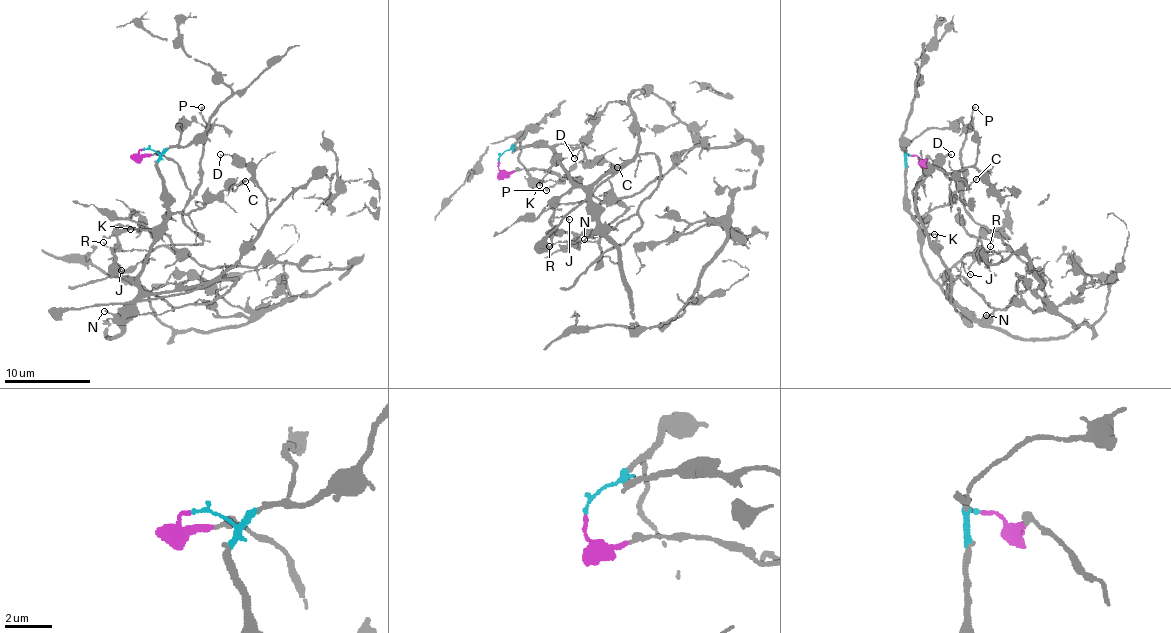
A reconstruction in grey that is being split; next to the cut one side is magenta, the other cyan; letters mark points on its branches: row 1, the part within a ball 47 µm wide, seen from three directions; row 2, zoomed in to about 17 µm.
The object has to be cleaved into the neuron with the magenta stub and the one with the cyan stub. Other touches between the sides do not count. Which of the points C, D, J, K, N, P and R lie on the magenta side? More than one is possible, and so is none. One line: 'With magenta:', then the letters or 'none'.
With magenta: P, R

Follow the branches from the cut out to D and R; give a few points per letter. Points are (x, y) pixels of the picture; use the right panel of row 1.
D: (908, 155), (906, 212), (920, 256), (947, 297), (953, 288), (913, 188), (952, 153)
R: (910, 155), (931, 158), (955, 183), (958, 200), (969, 218), (1001, 238), (1010, 252), (989, 251), (989, 245)

